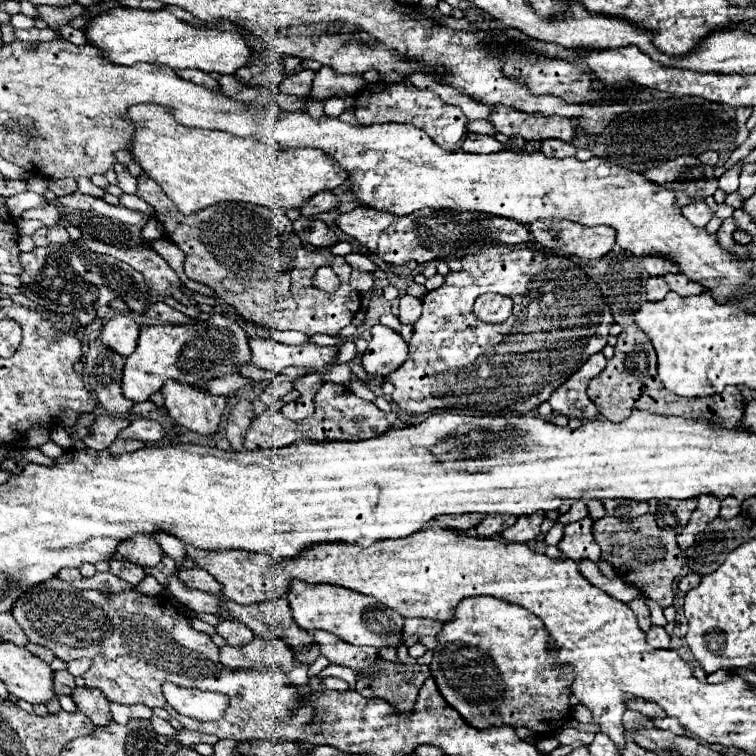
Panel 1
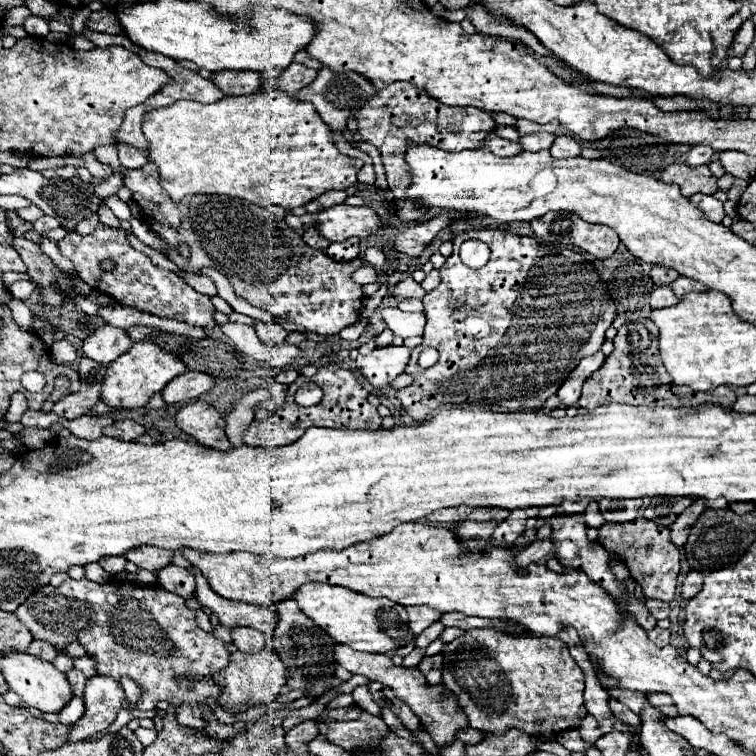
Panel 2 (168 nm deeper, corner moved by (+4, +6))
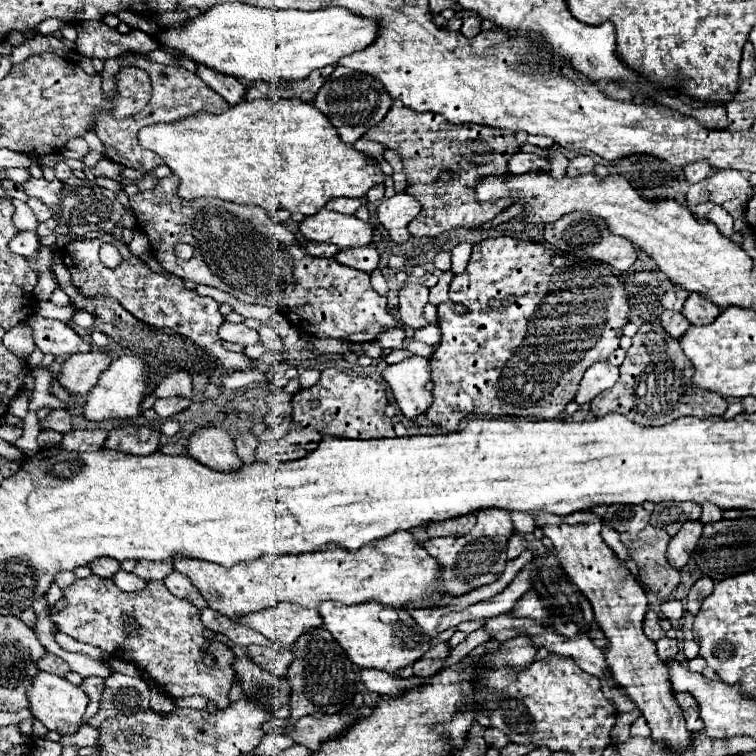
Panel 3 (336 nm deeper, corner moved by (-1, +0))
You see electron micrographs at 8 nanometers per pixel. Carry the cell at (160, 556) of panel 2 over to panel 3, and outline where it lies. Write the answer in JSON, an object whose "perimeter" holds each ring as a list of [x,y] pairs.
{"perimeter":[[[138,560],[134,574],[142,580],[164,580],[172,570],[172,560],[164,562],[150,562],[150,560]]]}

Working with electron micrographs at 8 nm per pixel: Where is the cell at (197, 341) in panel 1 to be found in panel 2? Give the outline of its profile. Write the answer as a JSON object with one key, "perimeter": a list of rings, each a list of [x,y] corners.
{"perimeter":[[[135,342],[125,354],[109,364],[105,382],[103,382],[103,402],[115,408],[141,408],[149,402],[155,392],[161,392],[175,376],[187,372],[185,362],[177,360],[175,354],[165,354],[157,342]]]}

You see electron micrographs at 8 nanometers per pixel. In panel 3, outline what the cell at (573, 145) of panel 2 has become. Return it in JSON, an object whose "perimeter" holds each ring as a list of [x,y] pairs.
{"perimeter":[[[576,156],[576,158],[570,160],[566,174],[568,174],[570,178],[582,176],[582,174],[592,174],[594,166],[596,166],[596,162],[594,162],[592,156]]]}

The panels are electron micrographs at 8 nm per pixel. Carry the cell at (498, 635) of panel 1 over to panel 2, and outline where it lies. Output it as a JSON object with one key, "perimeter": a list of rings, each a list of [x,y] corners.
{"perimeter":[[[493,626],[493,628],[481,628],[481,630],[463,632],[459,638],[455,638],[453,642],[449,642],[449,644],[443,646],[441,656],[443,656],[443,686],[449,688],[449,690],[453,690],[453,696],[457,698],[457,704],[461,706],[461,710],[467,714],[467,720],[469,720],[469,726],[471,728],[485,730],[485,732],[491,732],[491,734],[505,734],[505,730],[517,728],[517,730],[527,732],[527,734],[537,736],[537,738],[553,738],[561,730],[575,728],[579,724],[579,720],[587,714],[587,710],[583,706],[583,688],[585,688],[585,684],[583,684],[583,672],[575,664],[573,656],[569,654],[567,644],[561,642],[559,638],[535,636],[535,634],[529,634],[529,630],[523,630],[521,634],[517,634],[517,632],[503,632],[501,628],[495,628]]]}

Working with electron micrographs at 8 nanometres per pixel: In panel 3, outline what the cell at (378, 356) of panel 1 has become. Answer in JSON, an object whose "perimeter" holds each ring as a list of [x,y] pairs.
{"perimeter":[[[410,356],[400,364],[392,364],[382,372],[384,380],[390,384],[392,394],[410,420],[426,414],[432,404],[432,392],[426,392],[424,384],[430,380],[430,364],[422,356]]]}

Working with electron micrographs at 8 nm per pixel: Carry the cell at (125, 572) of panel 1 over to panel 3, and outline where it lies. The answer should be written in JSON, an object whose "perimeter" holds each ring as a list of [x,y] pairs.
{"perimeter":[[[98,558],[90,564],[90,570],[96,574],[96,576],[102,576],[102,578],[112,578],[118,570],[120,570],[120,562],[114,560],[114,558]]]}

